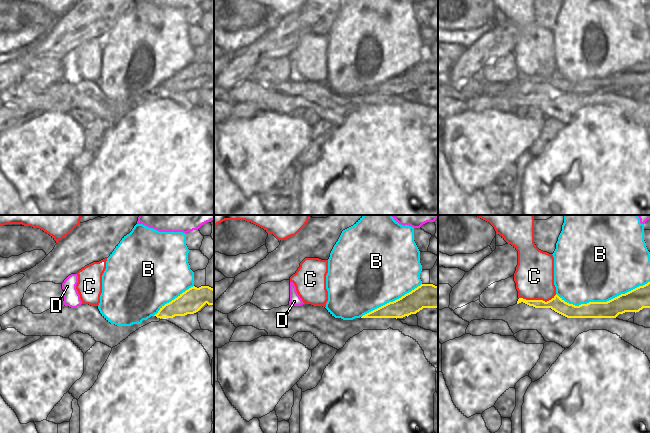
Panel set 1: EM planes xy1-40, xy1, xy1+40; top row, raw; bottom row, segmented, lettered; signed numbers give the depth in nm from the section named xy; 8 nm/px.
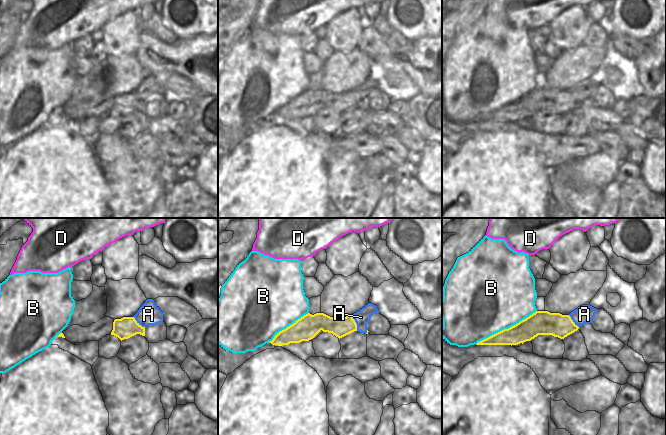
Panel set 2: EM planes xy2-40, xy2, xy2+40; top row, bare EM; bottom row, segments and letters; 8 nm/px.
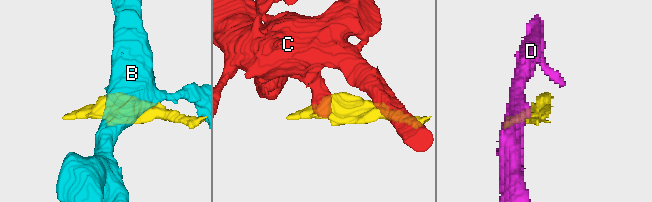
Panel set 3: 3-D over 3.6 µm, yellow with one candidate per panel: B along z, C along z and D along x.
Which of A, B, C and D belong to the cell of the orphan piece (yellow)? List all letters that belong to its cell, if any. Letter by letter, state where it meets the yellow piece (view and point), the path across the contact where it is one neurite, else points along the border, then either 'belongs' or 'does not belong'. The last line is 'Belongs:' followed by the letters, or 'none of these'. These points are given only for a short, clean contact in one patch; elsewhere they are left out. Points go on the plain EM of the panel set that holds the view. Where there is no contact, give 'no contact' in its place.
A: contact xy2 (355, 99); belongs
B: contact xy1+40 (602, 78); does not belong
C: contact xy1+40 (537, 76); border xy1+40 (556, 70), (546, 77), (519, 74); does not belong
D: no contact; does not belong
Belongs: A

